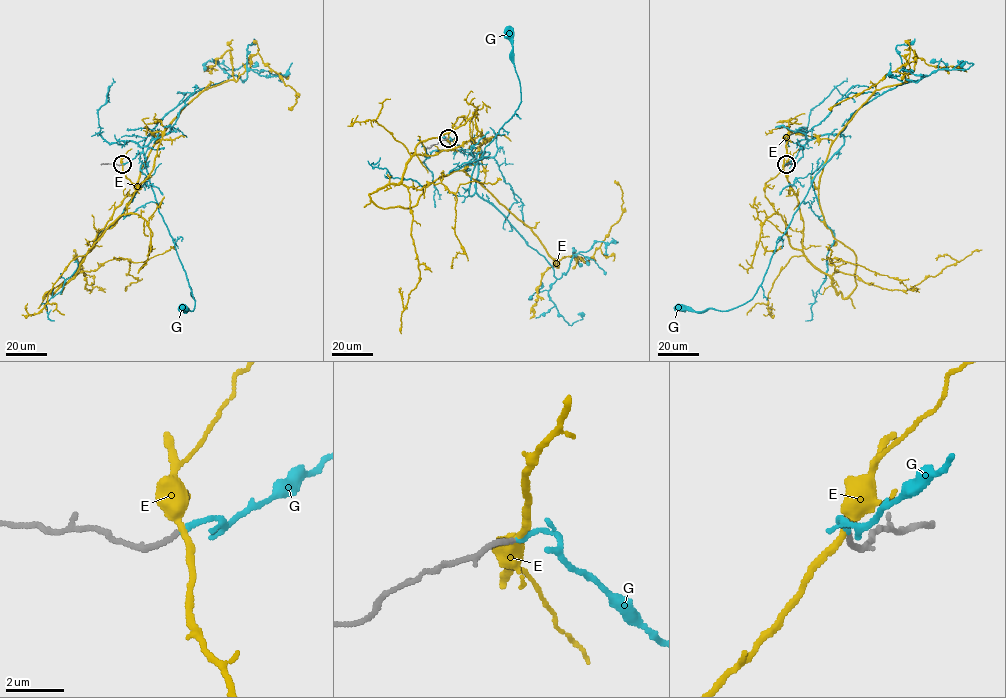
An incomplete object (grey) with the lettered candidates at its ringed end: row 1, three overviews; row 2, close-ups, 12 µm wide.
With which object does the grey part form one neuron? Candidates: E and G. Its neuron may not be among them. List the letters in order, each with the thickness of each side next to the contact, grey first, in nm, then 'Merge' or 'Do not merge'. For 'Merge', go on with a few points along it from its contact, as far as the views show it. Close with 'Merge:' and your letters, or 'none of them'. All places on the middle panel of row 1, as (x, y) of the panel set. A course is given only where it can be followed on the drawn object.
E: Thickness 200 nm (grey) against 340 nm. Do not merge
G: Thickness 200 nm (grey) against 180 nm. Merge. Its course: (447, 138), (477, 162), (472, 195), (469, 193), (474, 166), (521, 101), (508, 31)
Merge: G

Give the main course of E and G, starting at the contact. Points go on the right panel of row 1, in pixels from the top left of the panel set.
E: (786, 164), (764, 195), (846, 298), (855, 254), (819, 181), (909, 53), (828, 109)
G: (786, 164), (810, 140), (829, 134), (843, 137), (776, 244), (752, 299), (727, 310), (679, 308)

